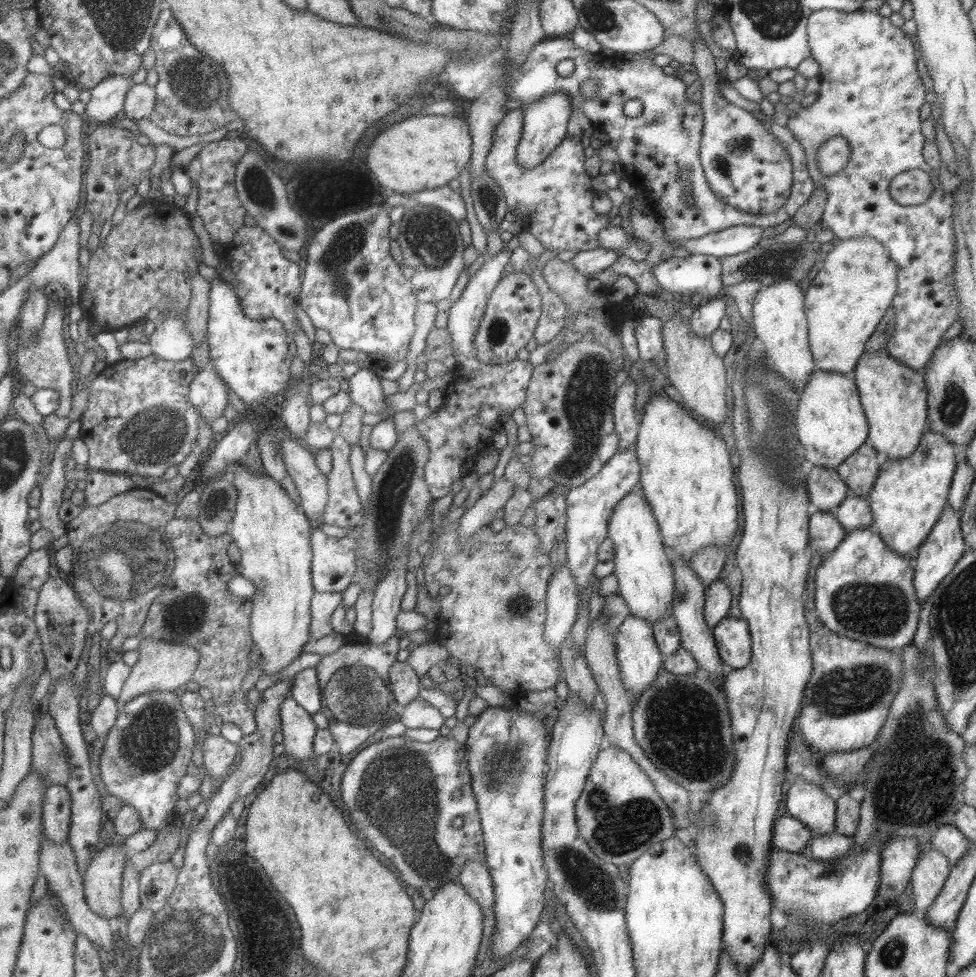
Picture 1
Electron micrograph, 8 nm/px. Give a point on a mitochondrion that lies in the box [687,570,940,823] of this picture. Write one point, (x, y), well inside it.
(881, 610)

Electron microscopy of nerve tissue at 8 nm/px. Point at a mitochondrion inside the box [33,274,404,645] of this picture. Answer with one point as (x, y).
(122, 556)

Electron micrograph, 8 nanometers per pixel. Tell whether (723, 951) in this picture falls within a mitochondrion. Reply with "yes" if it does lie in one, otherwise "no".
no

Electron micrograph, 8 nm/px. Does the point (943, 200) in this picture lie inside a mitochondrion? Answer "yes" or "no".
no

